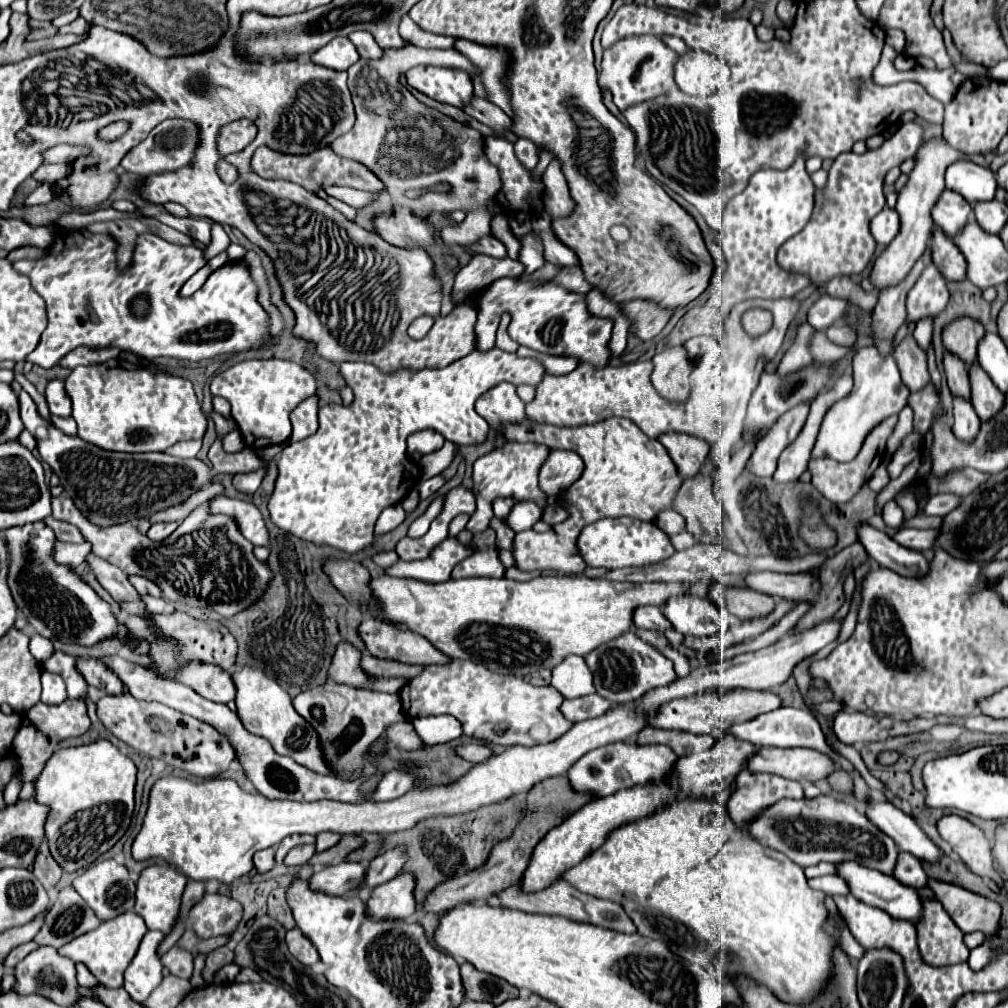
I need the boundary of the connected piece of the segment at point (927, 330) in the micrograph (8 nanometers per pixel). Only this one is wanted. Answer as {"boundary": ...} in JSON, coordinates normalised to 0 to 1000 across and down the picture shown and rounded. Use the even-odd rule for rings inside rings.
{"boundary":[[[925,313],[911,317],[909,325],[907,325],[907,337],[913,341],[913,345],[921,345],[923,341],[923,331],[925,331]]]}

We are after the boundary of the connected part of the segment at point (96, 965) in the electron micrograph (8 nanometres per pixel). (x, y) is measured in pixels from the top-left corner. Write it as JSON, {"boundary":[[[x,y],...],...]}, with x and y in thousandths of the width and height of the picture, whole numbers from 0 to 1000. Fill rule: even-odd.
{"boundary":[[[123,905],[123,909],[115,909],[115,913],[103,913],[99,919],[91,925],[85,925],[83,929],[77,929],[75,933],[63,937],[58,944],[71,954],[81,954],[85,960],[95,968],[97,974],[101,974],[107,980],[119,980],[123,976],[123,962],[135,948],[135,942],[147,925],[143,913],[135,905]]]}

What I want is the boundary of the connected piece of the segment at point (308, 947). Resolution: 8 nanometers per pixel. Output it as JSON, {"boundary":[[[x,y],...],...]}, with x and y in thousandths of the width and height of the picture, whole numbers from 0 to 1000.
{"boundary":[[[290,921],[290,923],[284,925],[284,937],[286,937],[286,942],[290,944],[290,948],[294,952],[298,952],[300,956],[308,958],[315,952],[313,940],[310,938],[310,935],[296,921]]]}

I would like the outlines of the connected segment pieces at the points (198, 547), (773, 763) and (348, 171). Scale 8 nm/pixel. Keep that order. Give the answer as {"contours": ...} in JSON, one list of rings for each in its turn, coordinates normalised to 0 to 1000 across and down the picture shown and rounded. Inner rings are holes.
{"contours":[[[[63,490],[52,494],[52,512],[77,522],[81,532],[91,540],[91,548],[101,556],[115,560],[125,569],[143,571],[153,579],[159,579],[165,595],[188,599],[192,603],[208,603],[218,611],[228,613],[262,591],[262,583],[266,583],[266,575],[270,575],[270,565],[264,558],[252,552],[252,542],[238,530],[234,516],[230,516],[230,512],[206,508],[206,498],[208,496],[200,498],[192,508],[188,508],[175,528],[161,538],[151,538],[129,518],[95,524],[79,510],[69,492]]],[[[754,742],[744,750],[744,756],[740,758],[740,764],[770,768],[770,770],[784,772],[784,774],[800,772],[804,776],[810,776],[810,774],[819,772],[821,768],[825,768],[829,764],[829,760],[821,750],[817,750],[813,746],[808,746],[804,742]]],[[[260,145],[252,151],[248,167],[258,177],[266,177],[266,179],[278,177],[278,179],[294,181],[308,190],[315,190],[321,185],[347,185],[347,187],[365,188],[365,190],[381,188],[381,183],[363,165],[359,165],[357,161],[351,161],[351,159],[337,157],[327,147],[317,147],[317,149],[313,149],[310,153],[302,153],[302,155],[288,155],[288,153],[278,153],[274,149],[268,149],[268,147]]]]}

